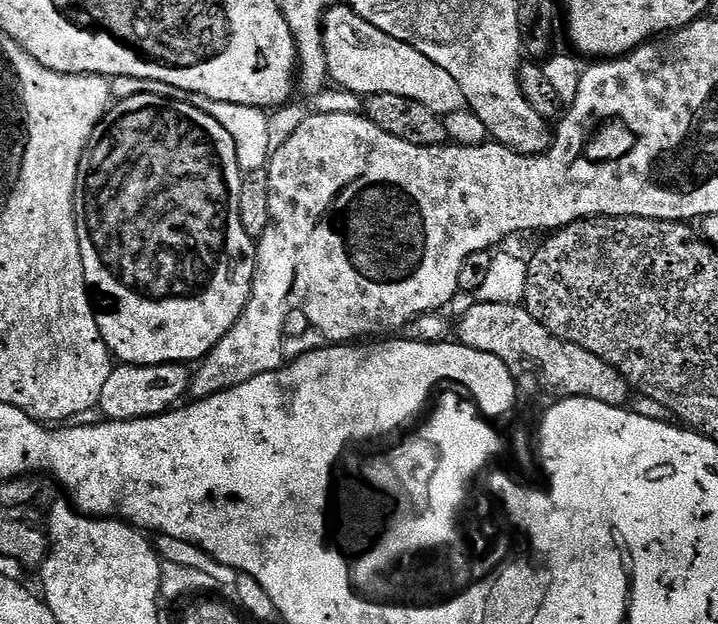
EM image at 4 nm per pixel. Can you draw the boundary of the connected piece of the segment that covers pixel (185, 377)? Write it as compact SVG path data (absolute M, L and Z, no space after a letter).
M117 363L115 367L112 369L112 373L110 374L110 378L106 378L106 386L102 389L102 398L100 399L98 408L99 411L104 411L103 414L107 419L110 420L141 420L142 418L146 418L147 416L159 416L163 415L165 412L169 411L172 407L175 407L181 400L179 400L184 394L185 396L189 393L191 389L191 377L192 372L185 363L183 364L172 364L172 363L162 363L155 364L154 366L142 366L141 364L122 364Z

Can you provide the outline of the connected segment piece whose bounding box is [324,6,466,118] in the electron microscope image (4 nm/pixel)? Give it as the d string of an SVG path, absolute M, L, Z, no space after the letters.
M337 6L328 10L324 17L324 49L328 62L328 74L333 85L341 84L348 92L357 92L360 98L374 94L402 94L402 98L414 98L414 102L422 102L422 106L430 106L440 117L450 115L454 110L465 107L466 101L458 82L442 70L426 54L418 54L414 46L402 42L398 38L390 38L390 34L382 34L378 26L366 22L357 12L347 6Z

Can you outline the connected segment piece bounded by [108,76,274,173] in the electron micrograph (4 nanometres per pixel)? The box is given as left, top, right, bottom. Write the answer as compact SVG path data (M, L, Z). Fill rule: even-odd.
M113 76L109 79L108 85L113 101L134 98L134 94L158 94L158 98L186 102L190 106L194 106L194 110L202 110L202 114L210 114L210 118L214 118L214 122L219 122L226 130L226 134L230 134L230 138L234 138L241 173L268 167L269 159L274 151L274 139L272 140L272 128L268 125L269 113L265 109L254 106L238 106L234 102L214 102L214 98L206 98L202 94L193 92L183 92L166 82L139 80L129 76Z

